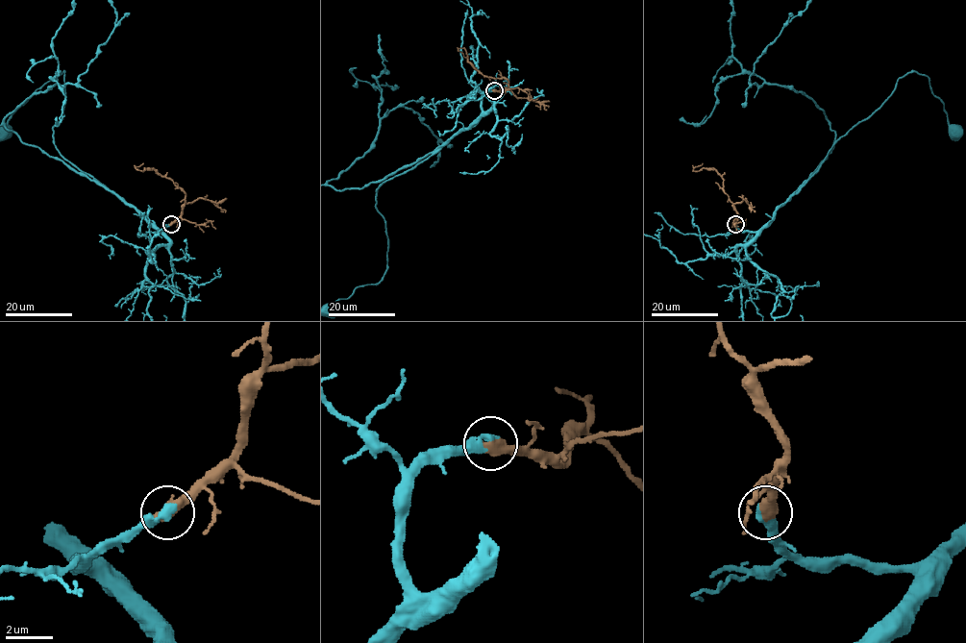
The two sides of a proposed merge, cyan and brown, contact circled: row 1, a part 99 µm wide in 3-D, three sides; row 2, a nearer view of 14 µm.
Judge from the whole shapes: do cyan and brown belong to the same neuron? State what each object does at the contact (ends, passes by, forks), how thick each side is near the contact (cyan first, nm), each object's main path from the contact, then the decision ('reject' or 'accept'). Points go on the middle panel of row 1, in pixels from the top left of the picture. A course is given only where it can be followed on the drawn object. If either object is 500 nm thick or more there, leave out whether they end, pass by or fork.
320 nm thick on the cyan side, 600 nm on the other; cyan runs (494, 89), (468, 128), (379, 187), (383, 278), (325, 313); brown runs (494, 89), (504, 92), (507, 81), (484, 76), (468, 61), (465, 49), (461, 48), (458, 50), (466, 57); accept

